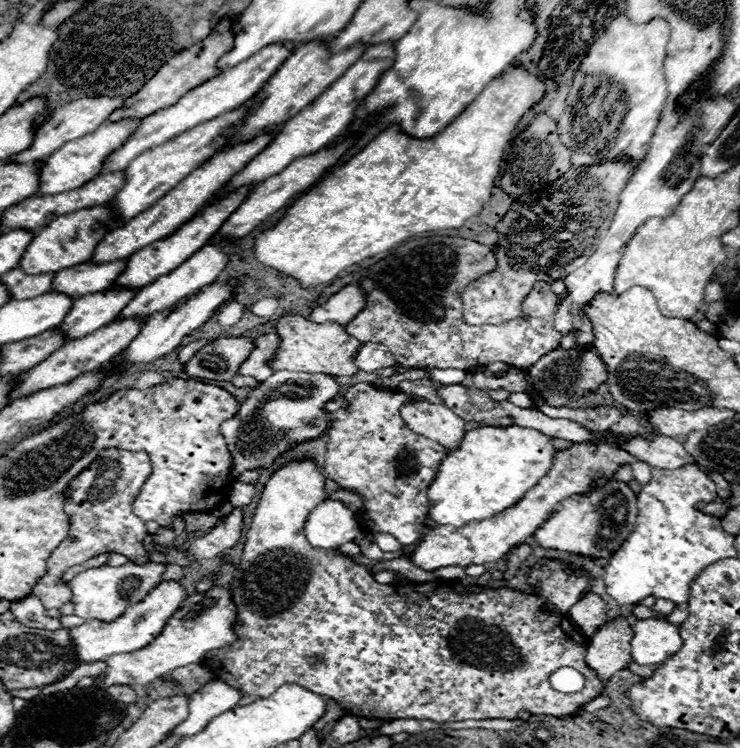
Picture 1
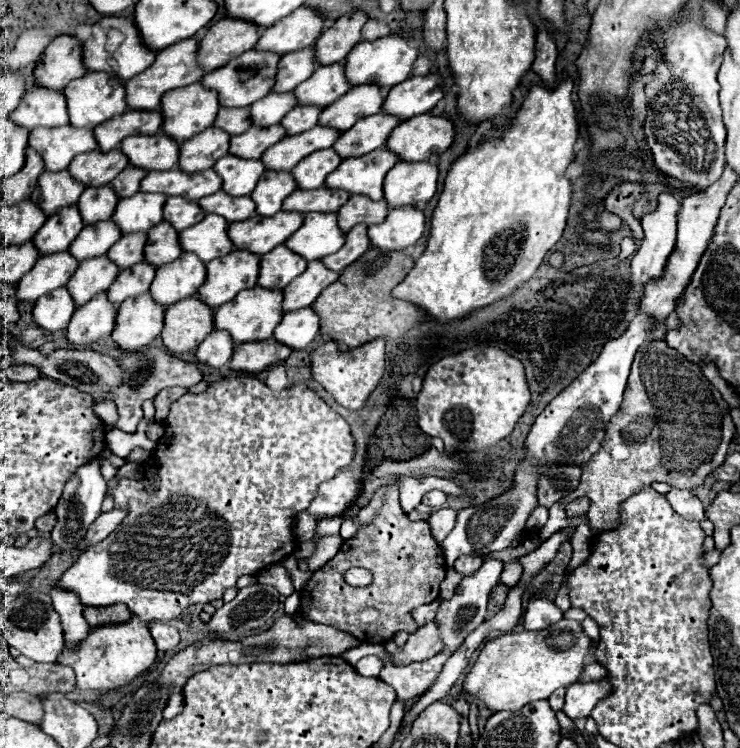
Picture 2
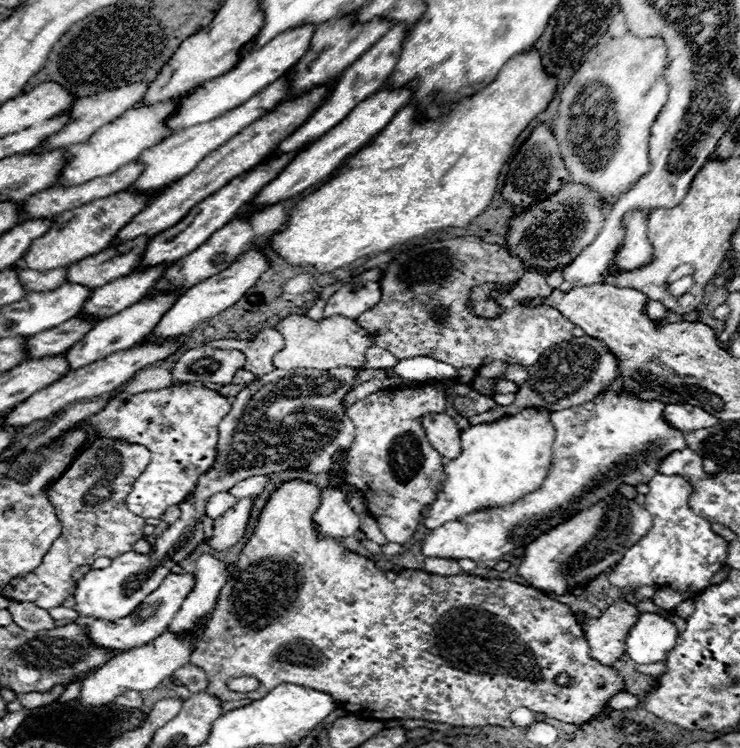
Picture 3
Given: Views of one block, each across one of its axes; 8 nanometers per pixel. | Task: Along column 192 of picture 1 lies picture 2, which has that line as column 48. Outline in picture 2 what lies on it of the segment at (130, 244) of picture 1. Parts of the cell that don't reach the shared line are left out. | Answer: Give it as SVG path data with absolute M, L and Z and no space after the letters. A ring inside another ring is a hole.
M44 170L30 200L39 204L46 216L52 216L58 208L76 204L84 188L86 186L80 186L80 182L76 182L76 178L68 174L68 170L60 170L56 174L48 174L48 170Z

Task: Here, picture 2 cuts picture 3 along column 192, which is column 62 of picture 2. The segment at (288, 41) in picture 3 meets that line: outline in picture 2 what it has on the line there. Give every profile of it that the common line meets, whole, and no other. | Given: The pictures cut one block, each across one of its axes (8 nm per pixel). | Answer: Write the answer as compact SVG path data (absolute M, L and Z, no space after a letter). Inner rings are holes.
M34 86L28 90L20 102L20 106L12 112L12 118L18 126L38 128L38 126L66 126L68 112L66 112L66 98L60 90L44 90L42 86Z

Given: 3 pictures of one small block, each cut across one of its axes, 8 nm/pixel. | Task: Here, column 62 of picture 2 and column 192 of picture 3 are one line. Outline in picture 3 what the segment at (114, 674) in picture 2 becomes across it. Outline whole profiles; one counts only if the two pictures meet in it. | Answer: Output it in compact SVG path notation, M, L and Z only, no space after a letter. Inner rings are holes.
M300 480L284 482L278 490L274 490L268 504L264 506L252 538L248 540L248 544L240 552L240 560L234 564L236 576L232 576L226 582L226 586L220 590L218 602L210 614L206 630L190 654L192 656L190 664L202 668L208 676L206 690L210 694L220 698L222 702L244 700L244 698L260 700L278 684L290 682L290 684L308 686L308 688L320 690L320 692L328 692L334 700L342 702L342 704L338 704L340 708L344 708L348 712L360 712L366 718L426 720L426 722L442 722L442 724L466 726L466 728L474 728L474 726L510 728L512 726L510 714L514 708L520 708L520 706L532 710L534 714L544 714L546 718L556 718L560 722L576 724L576 726L582 726L600 714L604 714L604 716L610 714L606 704L612 696L616 696L624 690L624 680L620 678L620 674L612 666L602 666L600 662L594 662L594 658L590 658L590 650L588 650L588 642L586 642L586 636L582 630L582 622L574 616L574 612L566 604L548 598L546 594L542 594L536 588L522 586L522 584L516 584L510 580L500 580L500 578L486 580L480 576L470 576L466 572L460 572L456 576L438 576L438 574L430 574L424 570L404 570L404 572L382 570L374 564L374 560L360 556L356 552L350 552L344 546L340 546L338 540L326 538L326 536L320 538L318 528L314 524L314 512L318 510L318 506L320 506L318 488L314 484L306 484ZM560 672L566 672L572 678L570 686L564 688L564 686L556 684L556 678ZM238 676L252 676L252 678L260 680L258 690L248 692L248 694L236 694L236 692L228 690L226 680L238 678Z

